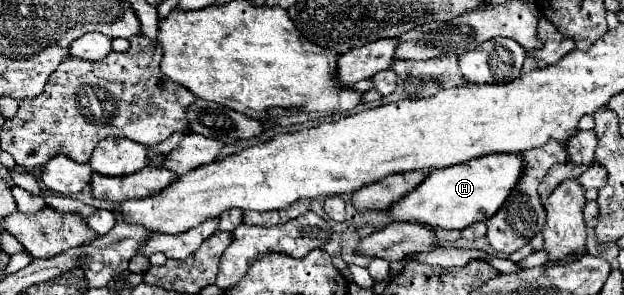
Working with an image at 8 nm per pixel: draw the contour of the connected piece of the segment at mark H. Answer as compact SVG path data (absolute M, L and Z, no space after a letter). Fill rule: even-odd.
M487 154L463 164L431 170L423 184L419 184L411 194L391 208L391 218L401 222L431 224L447 230L463 230L475 222L491 218L491 214L495 214L509 198L521 176L521 154Z

